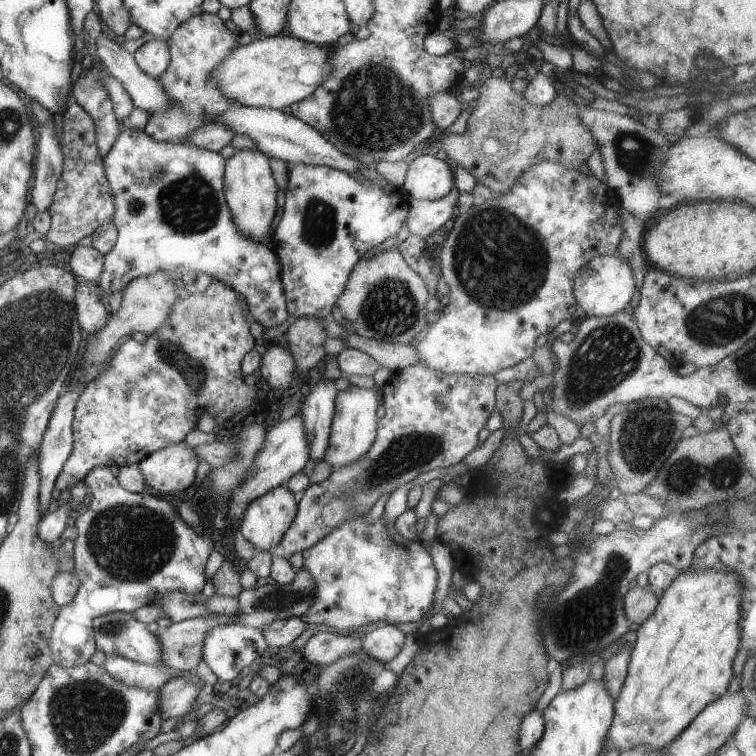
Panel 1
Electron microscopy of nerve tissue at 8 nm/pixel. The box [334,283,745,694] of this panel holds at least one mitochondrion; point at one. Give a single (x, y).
(610, 354)

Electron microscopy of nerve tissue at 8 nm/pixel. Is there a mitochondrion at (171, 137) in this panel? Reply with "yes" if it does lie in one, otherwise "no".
no

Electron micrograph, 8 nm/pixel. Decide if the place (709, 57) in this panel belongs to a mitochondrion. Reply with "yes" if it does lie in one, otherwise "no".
yes

